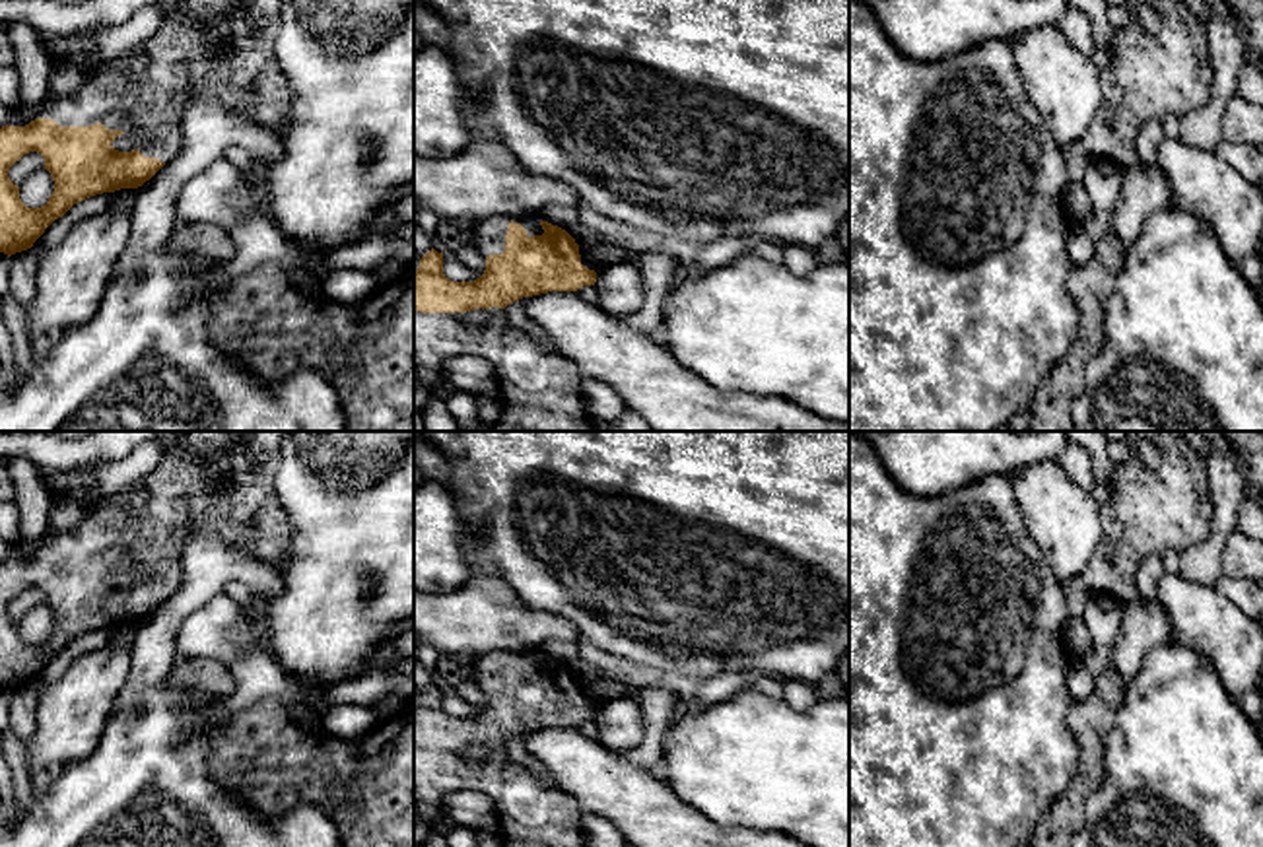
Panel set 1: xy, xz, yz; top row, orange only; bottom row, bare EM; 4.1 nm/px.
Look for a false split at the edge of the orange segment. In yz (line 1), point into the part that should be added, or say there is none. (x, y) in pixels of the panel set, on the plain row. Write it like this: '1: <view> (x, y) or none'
1: none

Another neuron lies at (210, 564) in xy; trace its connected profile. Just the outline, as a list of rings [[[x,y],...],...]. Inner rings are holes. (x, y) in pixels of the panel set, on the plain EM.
[[[192,532],[183,550],[181,585],[150,616],[134,624],[130,668],[115,711],[142,705],[144,695],[165,682],[171,672],[181,622],[231,581],[239,581],[256,596],[278,596],[282,581],[268,554],[251,542],[229,542],[206,532]]]

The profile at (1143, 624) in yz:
[[[1131,598],[1121,606],[1121,639],[1113,647],[1109,668],[1131,682],[1146,655],[1170,641],[1170,624],[1162,604],[1154,598],[1144,602]]]

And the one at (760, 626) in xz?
[[[420,431],[422,437],[443,453],[453,466],[453,482],[449,486],[457,499],[461,519],[466,525],[466,561],[472,577],[497,577],[505,581],[519,598],[530,608],[550,612],[573,622],[583,637],[598,649],[630,659],[633,662],[653,666],[657,670],[674,672],[680,678],[692,676],[700,682],[711,680],[725,672],[760,672],[781,680],[801,680],[818,684],[826,676],[836,674],[839,659],[849,651],[849,431]]]

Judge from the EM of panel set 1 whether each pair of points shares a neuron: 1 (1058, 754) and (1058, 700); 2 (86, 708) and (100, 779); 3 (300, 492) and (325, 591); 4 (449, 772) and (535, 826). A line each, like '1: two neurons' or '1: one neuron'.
1: one neuron
2: two neurons
3: one neuron
4: one neuron

